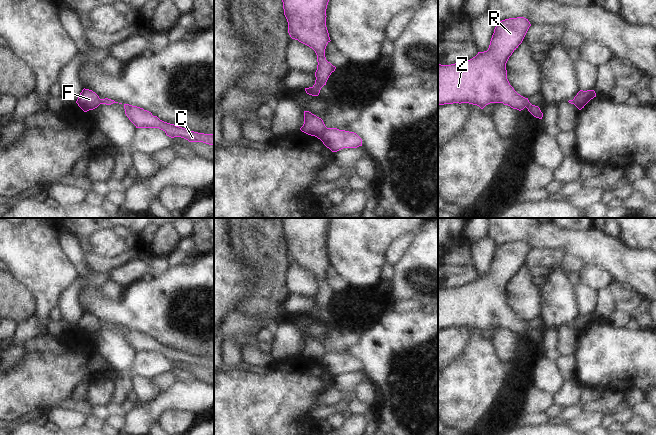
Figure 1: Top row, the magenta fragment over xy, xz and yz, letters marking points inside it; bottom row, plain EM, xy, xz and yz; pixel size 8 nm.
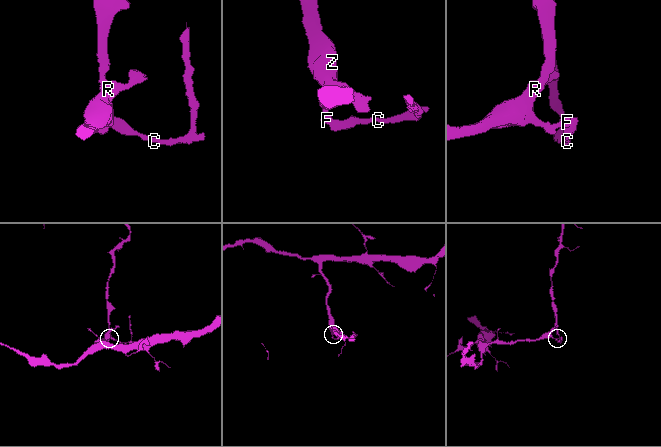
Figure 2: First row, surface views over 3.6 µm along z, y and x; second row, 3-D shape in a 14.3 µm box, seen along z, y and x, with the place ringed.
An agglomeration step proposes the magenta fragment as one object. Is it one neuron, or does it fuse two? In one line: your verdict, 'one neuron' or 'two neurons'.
two neurons

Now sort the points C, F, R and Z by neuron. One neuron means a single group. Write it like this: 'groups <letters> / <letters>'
groups C / F R Z

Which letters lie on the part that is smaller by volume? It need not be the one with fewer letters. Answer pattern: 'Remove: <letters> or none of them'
Remove: C.

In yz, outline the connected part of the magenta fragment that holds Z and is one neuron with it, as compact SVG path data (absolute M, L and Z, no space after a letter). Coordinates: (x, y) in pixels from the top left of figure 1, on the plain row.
M524 241L502 244L496 248L487 275L460 287L438 288L438 329L469 327L483 333L490 327L503 327L519 335L526 331L542 343L540 332L518 318L507 303L506 287L530 250Z

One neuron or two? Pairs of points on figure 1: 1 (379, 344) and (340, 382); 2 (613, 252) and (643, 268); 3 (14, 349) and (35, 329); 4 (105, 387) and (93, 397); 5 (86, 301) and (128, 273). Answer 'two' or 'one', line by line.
1: two
2: one
3: one
4: one
5: two

